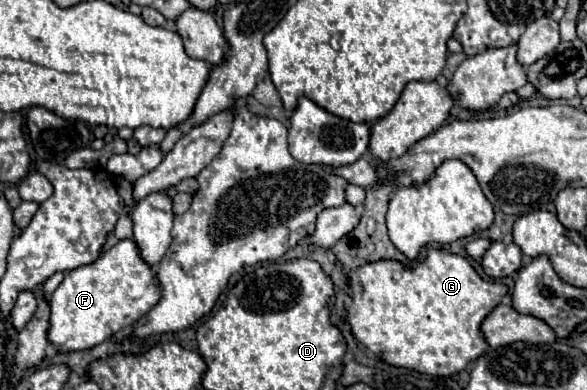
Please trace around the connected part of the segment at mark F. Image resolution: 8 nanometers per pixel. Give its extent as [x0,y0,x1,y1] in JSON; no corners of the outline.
[48,239,160,353]

